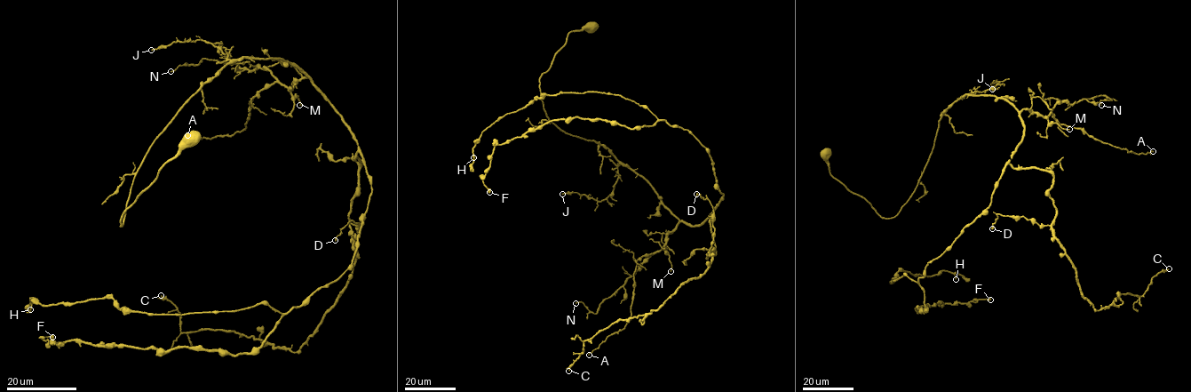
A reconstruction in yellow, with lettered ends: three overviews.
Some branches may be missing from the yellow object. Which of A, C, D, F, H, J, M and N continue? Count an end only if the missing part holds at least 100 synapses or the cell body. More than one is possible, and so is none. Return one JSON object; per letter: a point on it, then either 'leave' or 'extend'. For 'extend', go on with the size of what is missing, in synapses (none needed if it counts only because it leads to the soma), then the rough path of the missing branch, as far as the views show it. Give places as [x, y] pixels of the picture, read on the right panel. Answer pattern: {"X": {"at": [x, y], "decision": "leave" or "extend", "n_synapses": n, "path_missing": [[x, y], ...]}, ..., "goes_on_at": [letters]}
{"A": {"at": [1153, 151], "decision": "leave"}, "C": {"at": [1169, 268], "decision": "leave"}, "D": {"at": [992, 228], "decision": "leave"}, "F": {"at": [990, 300], "decision": "leave"}, "H": {"at": [956, 279], "decision": "leave"}, "J": {"at": [992, 89], "decision": "leave"}, "M": {"at": [1069, 129], "decision": "leave"}, "N": {"at": [1101, 105], "decision": "leave"}, "goes_on_at": []}

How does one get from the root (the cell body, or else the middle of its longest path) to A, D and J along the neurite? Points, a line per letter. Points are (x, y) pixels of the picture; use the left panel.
A: (191, 138), (121, 227), (148, 148), (229, 63), (281, 59), (311, 80), (267, 84), (240, 132), (187, 135)
D: (191, 138), (121, 227), (205, 83), (293, 63), (359, 148), (358, 236), (335, 240)
J: (191, 138), (195, 140), (171, 157), (124, 212), (121, 227), (148, 148), (230, 61), (203, 40), (151, 50)

